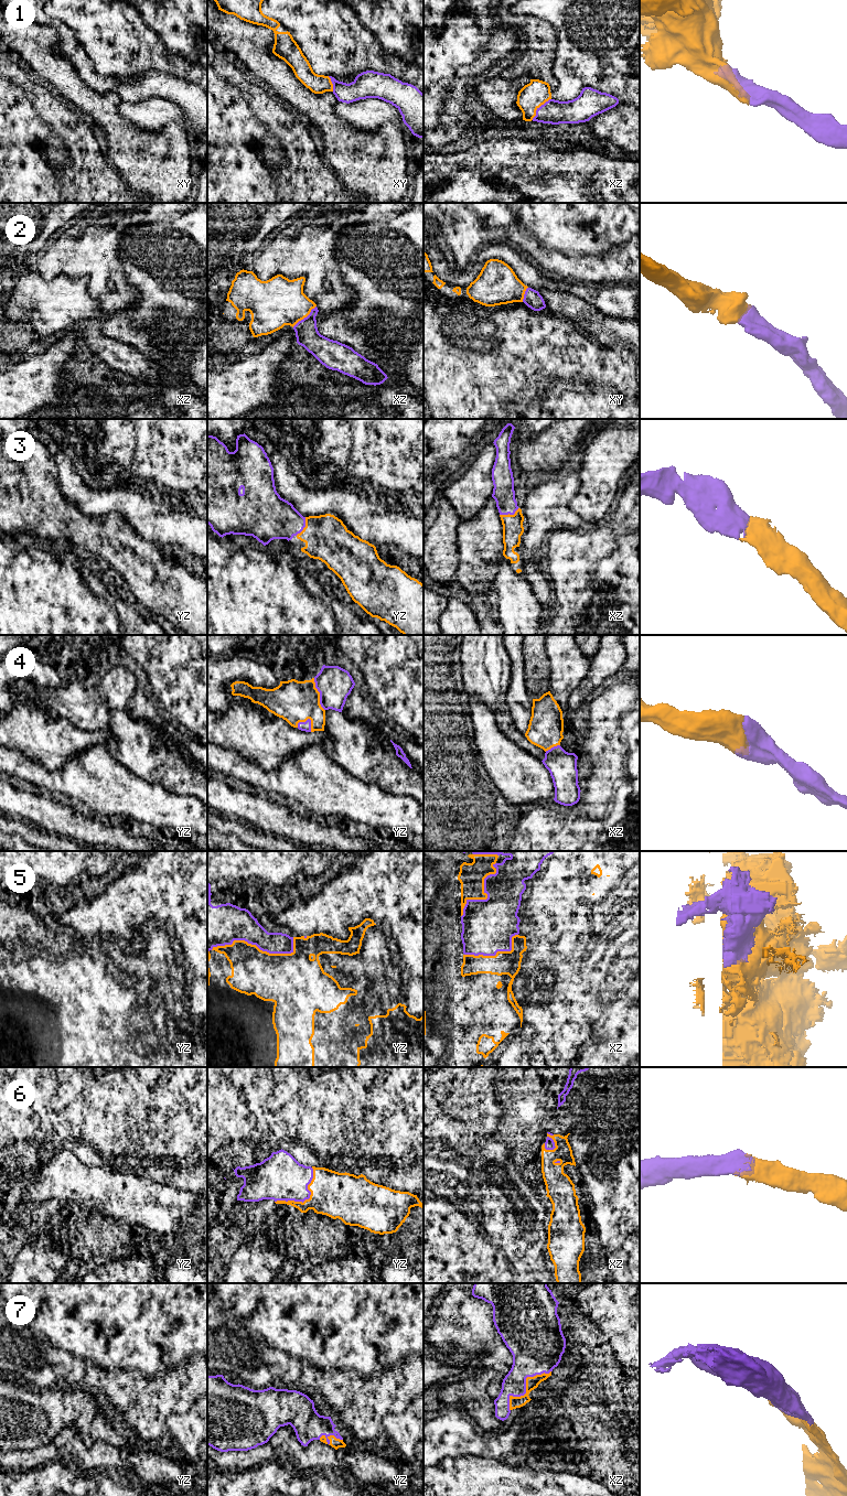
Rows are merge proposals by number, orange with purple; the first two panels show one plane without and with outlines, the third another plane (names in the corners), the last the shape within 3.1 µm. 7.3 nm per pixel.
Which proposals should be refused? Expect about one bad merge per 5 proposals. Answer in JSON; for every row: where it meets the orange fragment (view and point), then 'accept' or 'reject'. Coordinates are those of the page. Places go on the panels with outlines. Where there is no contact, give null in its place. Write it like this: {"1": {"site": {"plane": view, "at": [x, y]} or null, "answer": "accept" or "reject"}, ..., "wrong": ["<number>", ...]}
{"1": {"site": {"plane": "xz", "at": [538, 107]}, "answer": "accept"}, "2": {"site": {"plane": "xz", "at": [304, 316]}, "answer": "accept"}, "3": {"site": {"plane": "xz", "at": [508, 514]}, "answer": "accept"}, "4": {"site": {"plane": "yz", "at": [319, 695]}, "answer": "accept"}, "5": {"site": {"plane": "yz", "at": [258, 948]}, "answer": "reject"}, "6": {"site": {"plane": "yz", "at": [306, 1199]}, "answer": "accept"}, "7": {"site": {"plane": "xz", "at": [526, 1387]}, "answer": "accept"}, "wrong": ["5"]}

